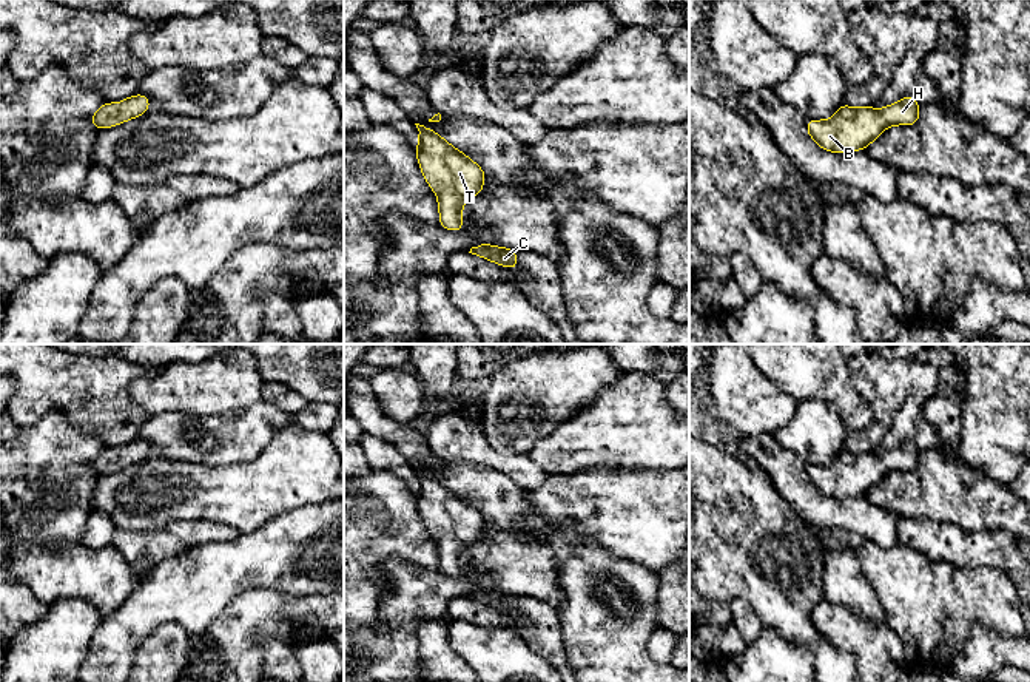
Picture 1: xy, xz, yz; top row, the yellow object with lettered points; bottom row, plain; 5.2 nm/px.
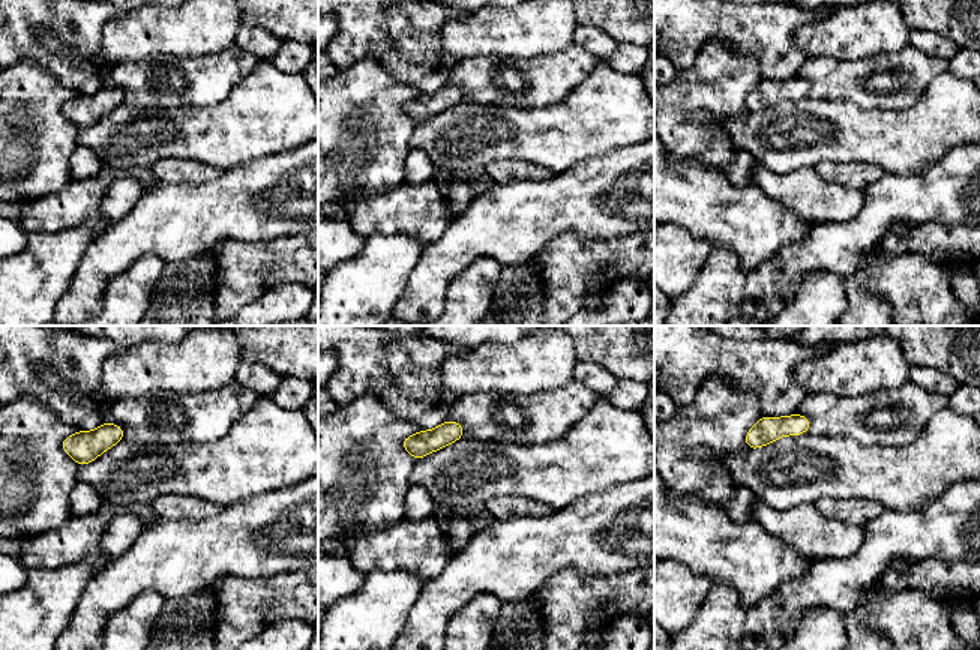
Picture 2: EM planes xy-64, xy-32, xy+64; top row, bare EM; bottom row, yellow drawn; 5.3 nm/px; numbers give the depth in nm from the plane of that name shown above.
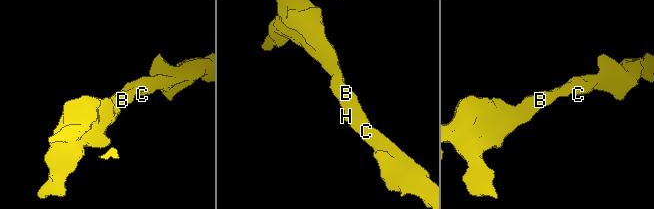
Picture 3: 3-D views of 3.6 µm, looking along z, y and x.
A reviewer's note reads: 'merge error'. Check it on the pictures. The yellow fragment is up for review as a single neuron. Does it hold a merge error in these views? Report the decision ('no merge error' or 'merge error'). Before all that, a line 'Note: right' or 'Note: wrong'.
Note: wrong
no merge error

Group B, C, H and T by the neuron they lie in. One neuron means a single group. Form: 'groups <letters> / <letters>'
groups B C H T

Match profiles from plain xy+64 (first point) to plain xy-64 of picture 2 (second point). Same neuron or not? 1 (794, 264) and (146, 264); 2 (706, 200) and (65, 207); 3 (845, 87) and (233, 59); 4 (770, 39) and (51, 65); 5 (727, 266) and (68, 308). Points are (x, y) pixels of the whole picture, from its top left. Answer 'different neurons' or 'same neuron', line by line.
1: different neurons
2: same neuron
3: same neuron
4: same neuron
5: different neurons

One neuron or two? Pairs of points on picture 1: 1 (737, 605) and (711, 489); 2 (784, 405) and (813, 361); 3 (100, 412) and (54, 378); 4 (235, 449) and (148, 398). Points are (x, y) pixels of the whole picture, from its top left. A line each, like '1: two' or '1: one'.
1: two
2: two
3: one
4: two

